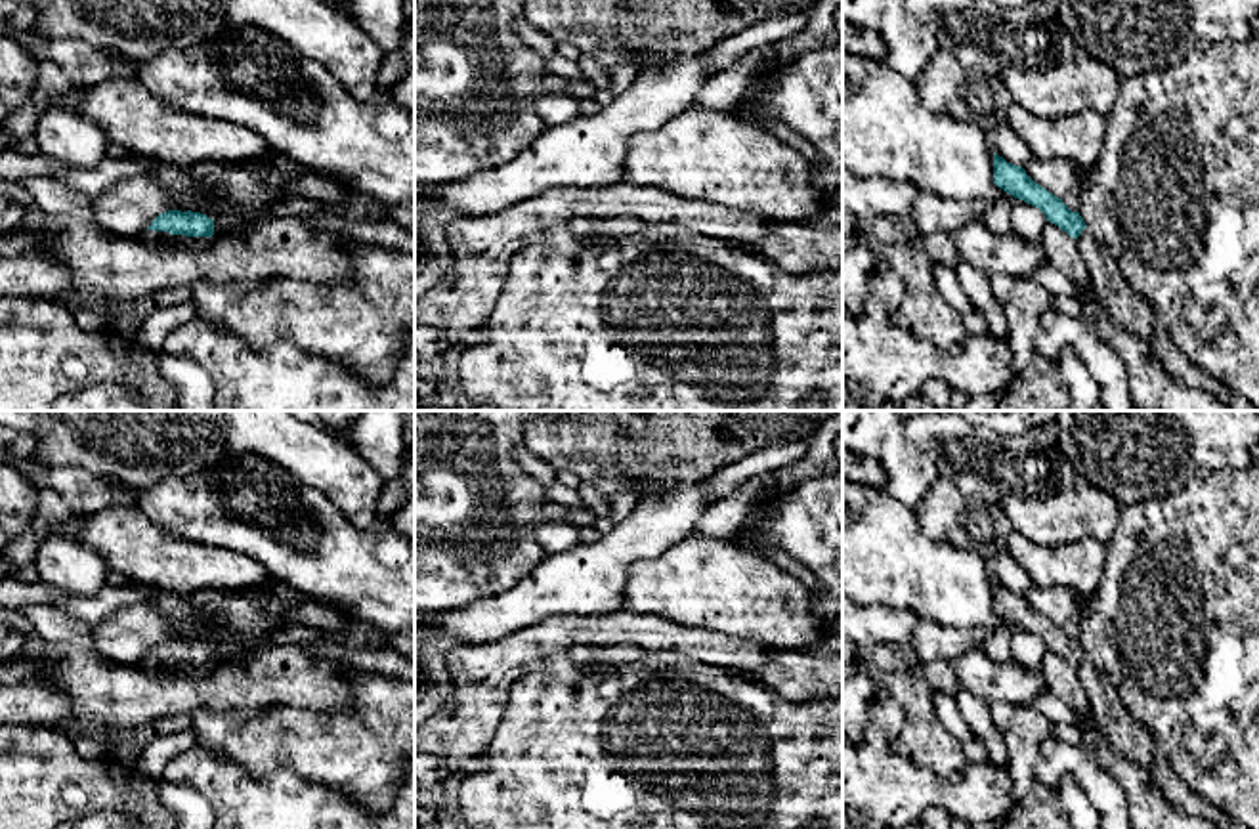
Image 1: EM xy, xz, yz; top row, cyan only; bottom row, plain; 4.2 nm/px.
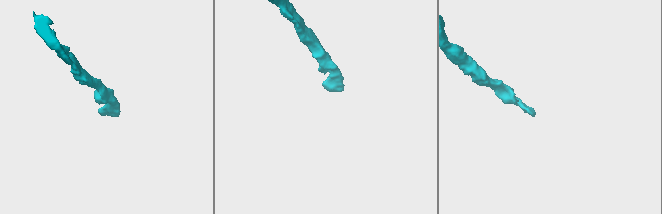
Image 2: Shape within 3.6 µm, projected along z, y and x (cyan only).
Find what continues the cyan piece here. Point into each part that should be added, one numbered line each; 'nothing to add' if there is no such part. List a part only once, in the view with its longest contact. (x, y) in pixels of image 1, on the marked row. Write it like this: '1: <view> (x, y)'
1: xy (149, 235)

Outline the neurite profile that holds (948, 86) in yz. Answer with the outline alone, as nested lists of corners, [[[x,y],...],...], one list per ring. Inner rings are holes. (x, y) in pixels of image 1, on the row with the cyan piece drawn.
[[[938,50],[915,86],[928,109],[978,122],[986,132],[1007,120],[1011,97],[982,69],[967,71],[953,52]]]

